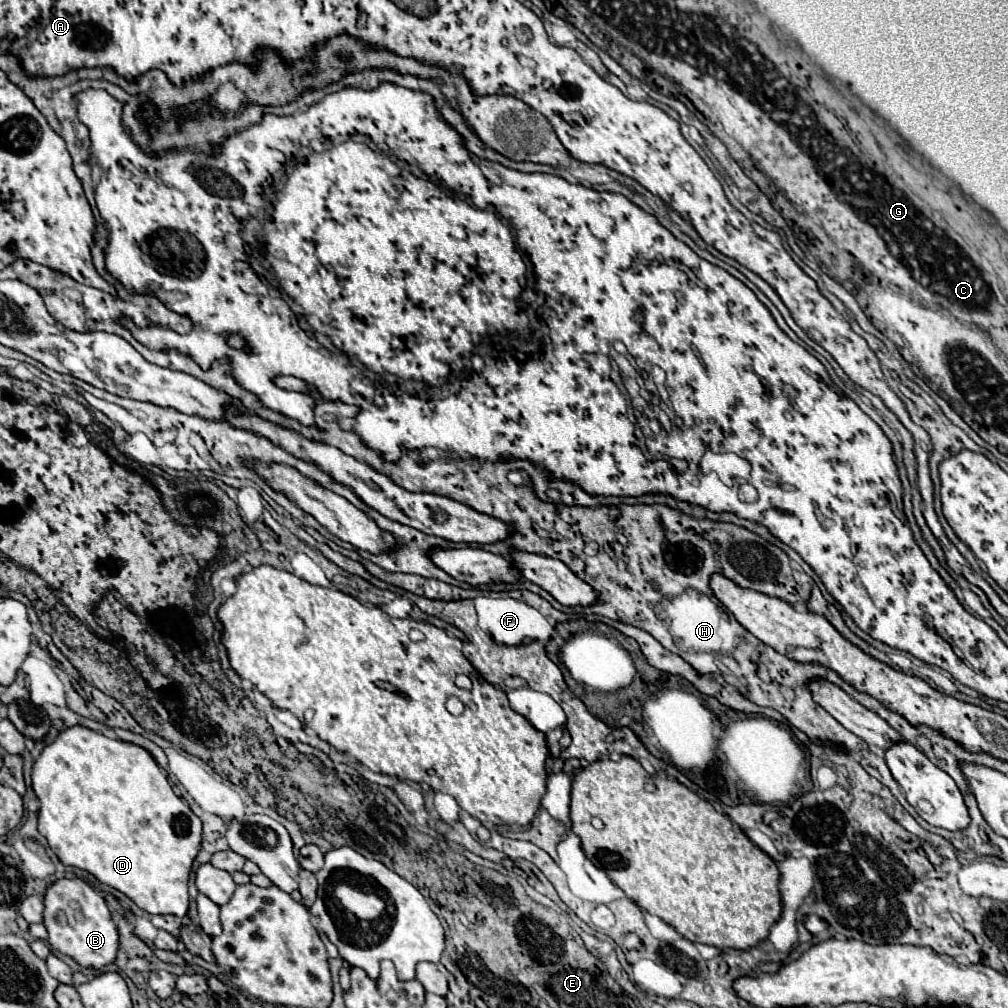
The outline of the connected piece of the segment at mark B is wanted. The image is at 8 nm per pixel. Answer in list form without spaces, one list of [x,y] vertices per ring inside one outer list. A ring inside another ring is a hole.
[[[61,878],[55,880],[45,896],[45,910],[43,910],[43,926],[49,934],[49,944],[65,954],[71,956],[83,968],[103,968],[111,964],[119,952],[119,930],[111,916],[111,910],[105,904],[105,898],[99,896],[87,882],[79,878]]]

